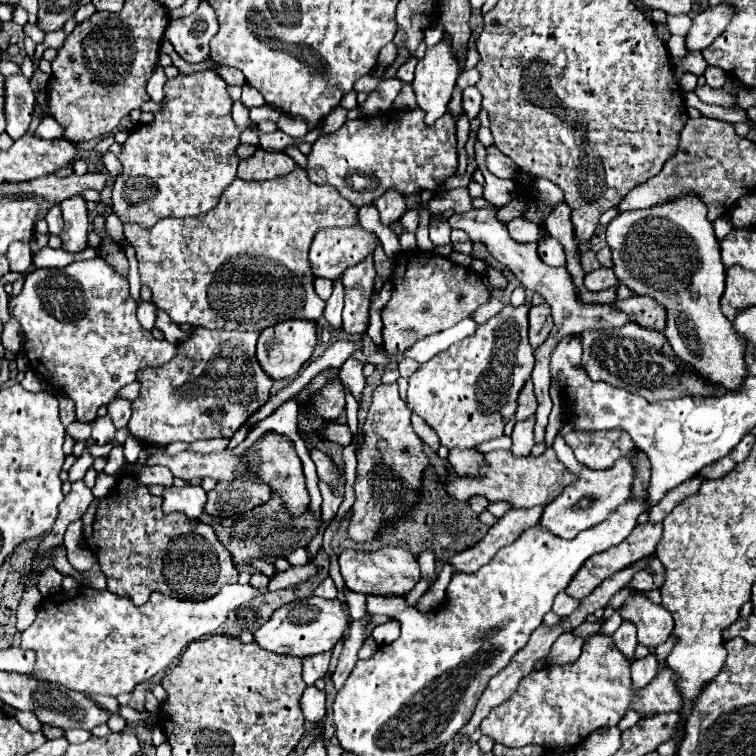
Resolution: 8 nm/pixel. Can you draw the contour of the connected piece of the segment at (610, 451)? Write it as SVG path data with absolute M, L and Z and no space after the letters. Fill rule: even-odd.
M620 429L572 431L564 439L572 447L576 459L590 469L608 469L618 457L626 455L634 447L630 435Z

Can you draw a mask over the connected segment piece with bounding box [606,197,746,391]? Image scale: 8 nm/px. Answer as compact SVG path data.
M678 197L676 201L668 201L664 205L618 213L618 217L614 217L608 225L606 243L612 249L612 269L618 281L636 295L650 295L662 301L662 305L668 309L668 325L664 329L664 335L676 355L694 365L704 379L722 383L728 391L738 389L738 385L746 377L744 341L734 333L732 323L720 309L726 269L720 261L720 245L714 235L712 221L708 221L708 209L704 209L704 201L700 201L700 197Z

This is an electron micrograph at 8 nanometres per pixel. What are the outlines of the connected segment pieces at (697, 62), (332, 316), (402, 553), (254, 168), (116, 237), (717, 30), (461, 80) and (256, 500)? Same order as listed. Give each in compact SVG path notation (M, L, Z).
M688 53L680 63L676 63L674 73L676 73L676 79L680 79L680 75L682 75L684 71L702 75L706 69L708 69L708 61L704 61L702 53Z
M340 279L334 281L334 293L332 297L326 301L326 309L324 309L324 319L332 329L340 329L340 321L342 321L342 283Z
M384 547L380 551L374 553L364 553L364 551L356 551L356 549L346 549L340 553L338 561L340 561L340 571L344 577L344 583L348 589L358 591L358 593L372 593L372 595L400 595L404 597L418 581L420 581L420 567L416 557L406 551L396 547L396 557L390 557L390 551L394 551L392 547Z
M258 147L254 157L240 161L238 177L242 179L272 179L278 175L286 175L298 165L286 153L270 153Z
M112 213L110 217L106 217L106 235L110 235L110 239L122 249L122 241L124 241L124 227L120 223L120 219Z
M722 1L714 7L706 7L692 21L692 27L686 35L686 47L690 51L706 49L728 27L728 21L732 21L732 17L734 17L734 5L728 1Z
M464 69L464 71L458 75L456 87L466 89L466 87L470 87L470 85L476 85L478 77L480 77L480 75L478 75L478 71L476 71L476 69Z
M236 479L232 483L220 481L208 493L208 503L204 511L218 517L234 517L266 503L270 497L272 489L256 479Z

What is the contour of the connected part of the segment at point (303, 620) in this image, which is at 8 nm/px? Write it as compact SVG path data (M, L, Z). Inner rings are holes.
M308 597L302 601L294 601L282 605L272 613L272 617L254 633L254 641L272 653L288 653L294 657L308 657L324 651L332 651L332 647L344 637L350 625L350 615L344 603L338 599L324 599L324 597Z

